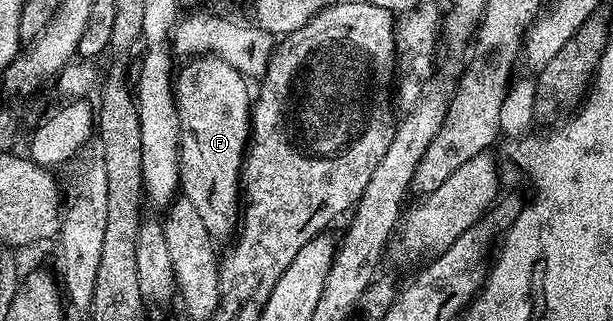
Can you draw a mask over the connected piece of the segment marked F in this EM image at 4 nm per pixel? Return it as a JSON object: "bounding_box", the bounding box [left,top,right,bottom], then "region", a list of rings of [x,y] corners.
{"bounding_box":[175,55,251,241],"region":[[[204,55],[194,59],[192,62],[186,63],[185,69],[178,71],[175,76],[175,95],[177,97],[177,113],[181,118],[181,142],[180,142],[180,187],[183,194],[190,202],[194,203],[195,210],[203,217],[203,222],[207,226],[207,230],[218,241],[225,240],[234,235],[239,228],[239,213],[243,208],[243,165],[245,163],[245,155],[247,153],[247,145],[251,139],[251,92],[249,96],[249,88],[246,77],[242,76],[239,70],[235,70],[234,66],[229,66],[227,62],[215,55]]]}

